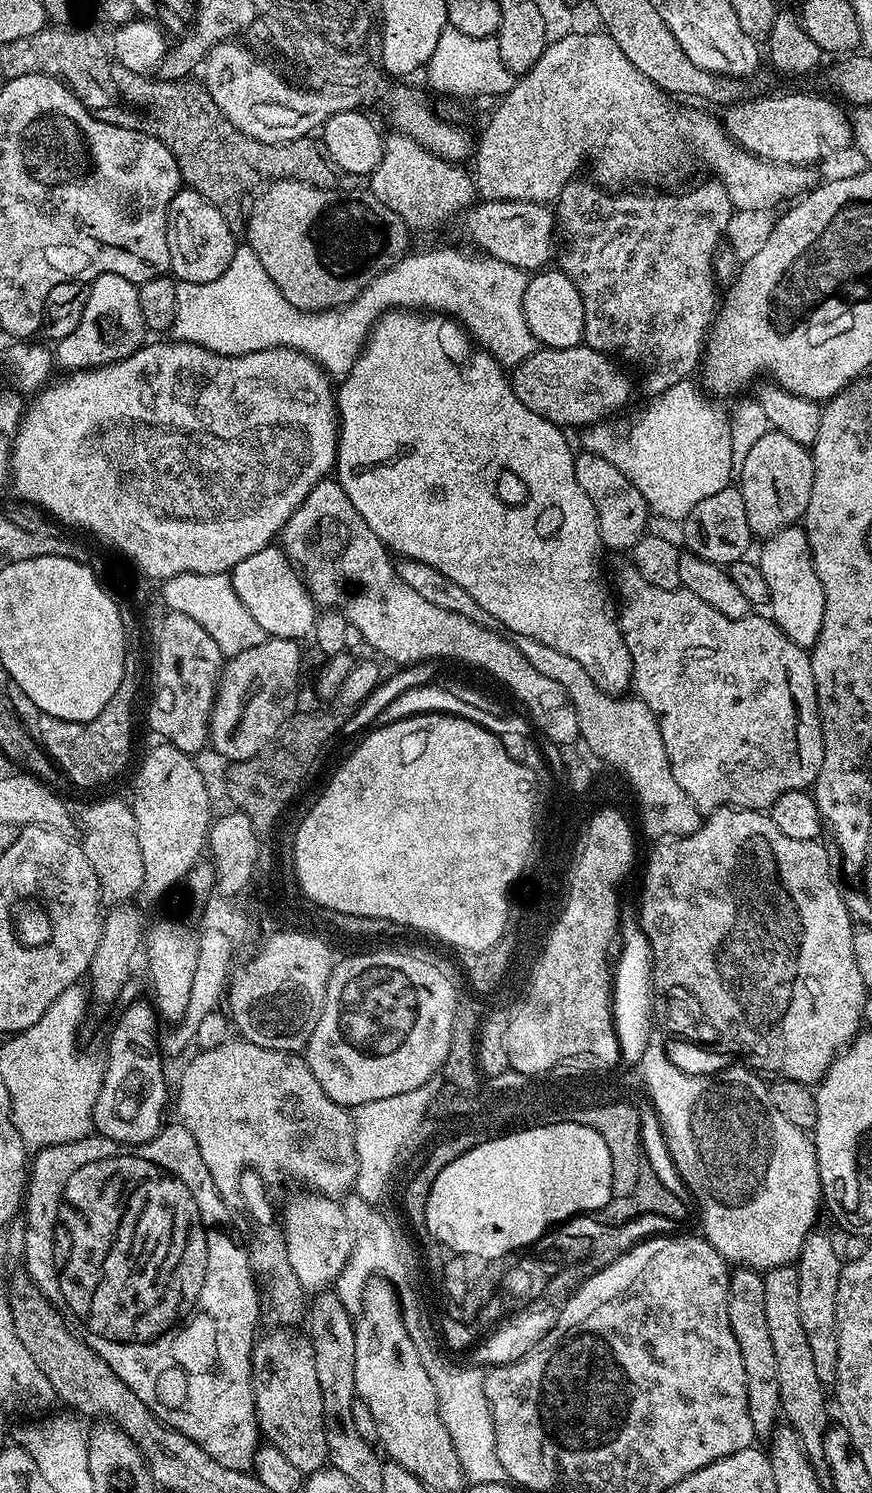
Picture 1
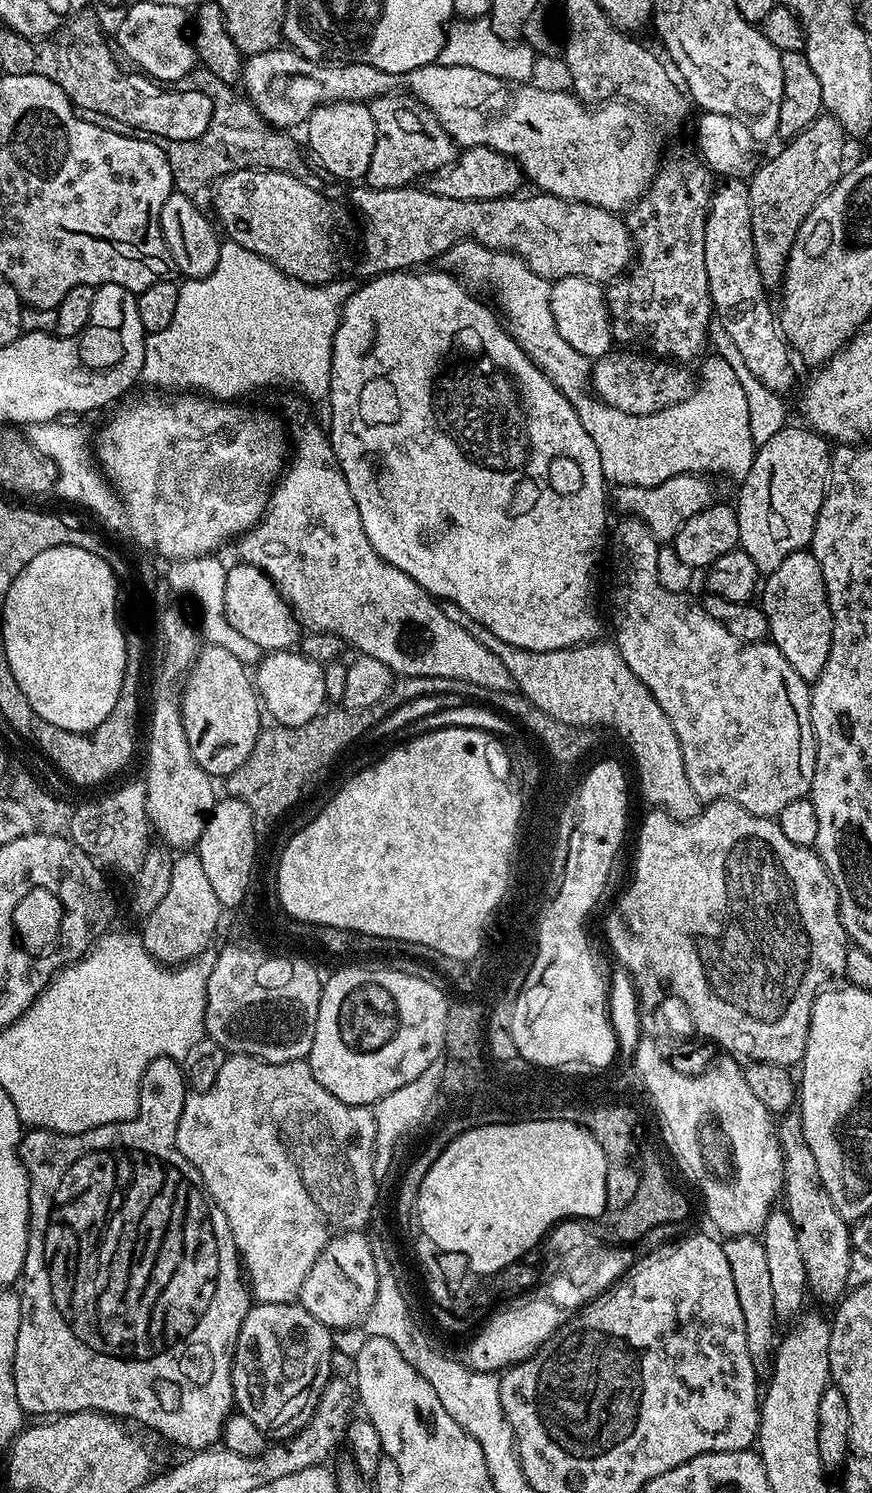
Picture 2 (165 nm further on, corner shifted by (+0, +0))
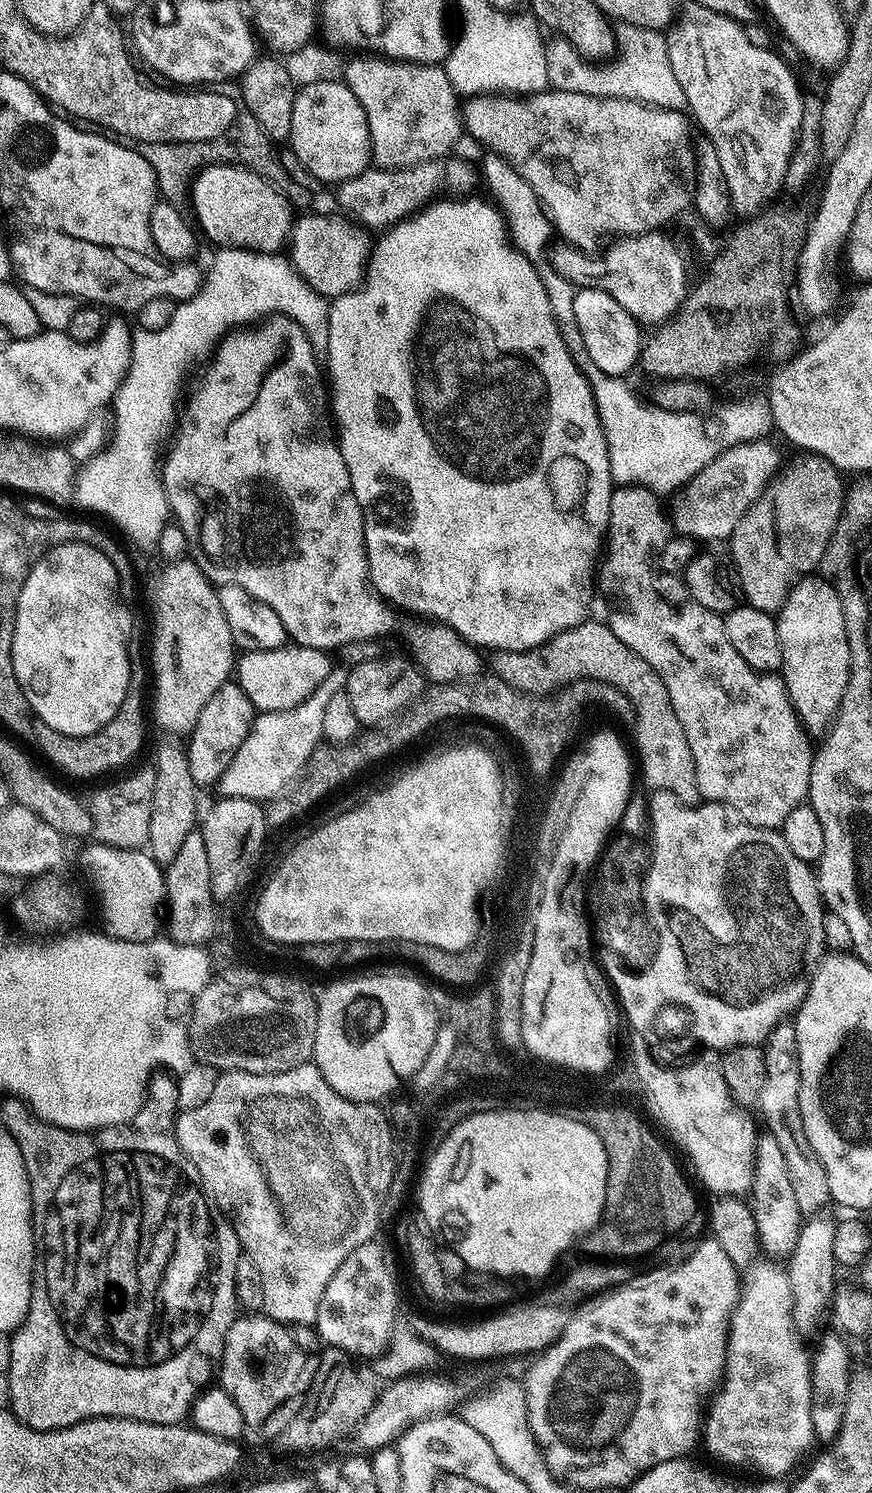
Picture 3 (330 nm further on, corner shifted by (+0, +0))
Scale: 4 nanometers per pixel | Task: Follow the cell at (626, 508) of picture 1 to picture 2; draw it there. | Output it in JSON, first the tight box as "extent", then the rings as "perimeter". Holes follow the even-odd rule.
{"extent":[610,474,714,542],"perimeter":[[[684,474],[675,476],[674,478],[666,478],[666,482],[662,482],[658,486],[626,486],[625,484],[615,485],[610,492],[610,504],[613,509],[620,511],[621,517],[632,516],[635,520],[641,520],[648,527],[651,539],[660,541],[656,542],[672,542],[678,532],[682,530],[682,526],[689,522],[690,518],[698,514],[700,511],[706,510],[714,503],[712,497],[711,479],[705,478],[700,474]]]}

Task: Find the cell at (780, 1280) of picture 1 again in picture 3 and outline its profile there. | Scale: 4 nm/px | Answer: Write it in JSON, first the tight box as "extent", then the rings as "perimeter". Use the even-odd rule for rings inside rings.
{"extent":[750,1134,802,1258],"perimeter":[[[760,1134],[756,1138],[756,1165],[750,1189],[751,1196],[750,1207],[763,1251],[768,1251],[765,1253],[774,1258],[787,1257],[798,1242],[802,1214],[798,1210],[798,1197],[794,1194],[794,1185],[790,1180],[790,1170],[786,1157],[782,1154],[782,1146],[778,1146],[778,1138],[769,1134]]]}

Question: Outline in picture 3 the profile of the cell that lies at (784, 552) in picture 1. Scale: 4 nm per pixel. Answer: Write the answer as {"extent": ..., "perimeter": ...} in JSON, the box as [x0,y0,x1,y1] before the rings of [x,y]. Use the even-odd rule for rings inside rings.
{"extent":[776,574,852,737],"perimeter":[[[820,574],[802,577],[780,607],[776,629],[782,646],[782,679],[796,717],[813,737],[823,737],[832,727],[852,673],[846,618],[832,580]]]}

